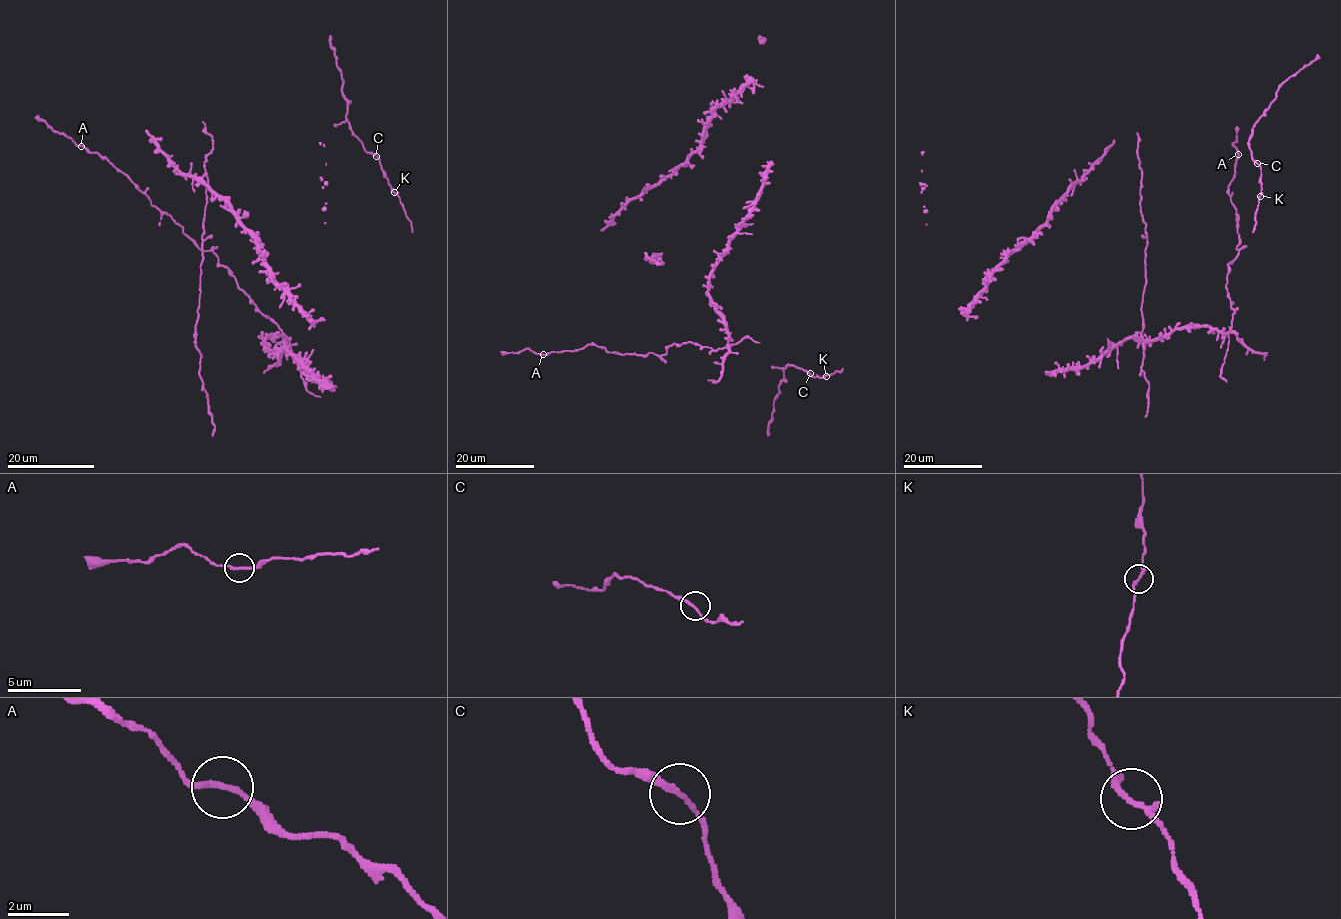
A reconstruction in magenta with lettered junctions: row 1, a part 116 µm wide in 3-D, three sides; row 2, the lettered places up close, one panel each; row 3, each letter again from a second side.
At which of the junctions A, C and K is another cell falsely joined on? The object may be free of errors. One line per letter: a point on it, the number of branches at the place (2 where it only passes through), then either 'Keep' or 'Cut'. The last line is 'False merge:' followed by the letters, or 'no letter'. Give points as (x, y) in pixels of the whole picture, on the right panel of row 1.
A: Place: (1238, 154). Branches: 2. Keep
C: Place: (1257, 163). Branches: 2. Keep
K: Place: (1260, 196). Branches: 2. Keep
False merge: no letter

